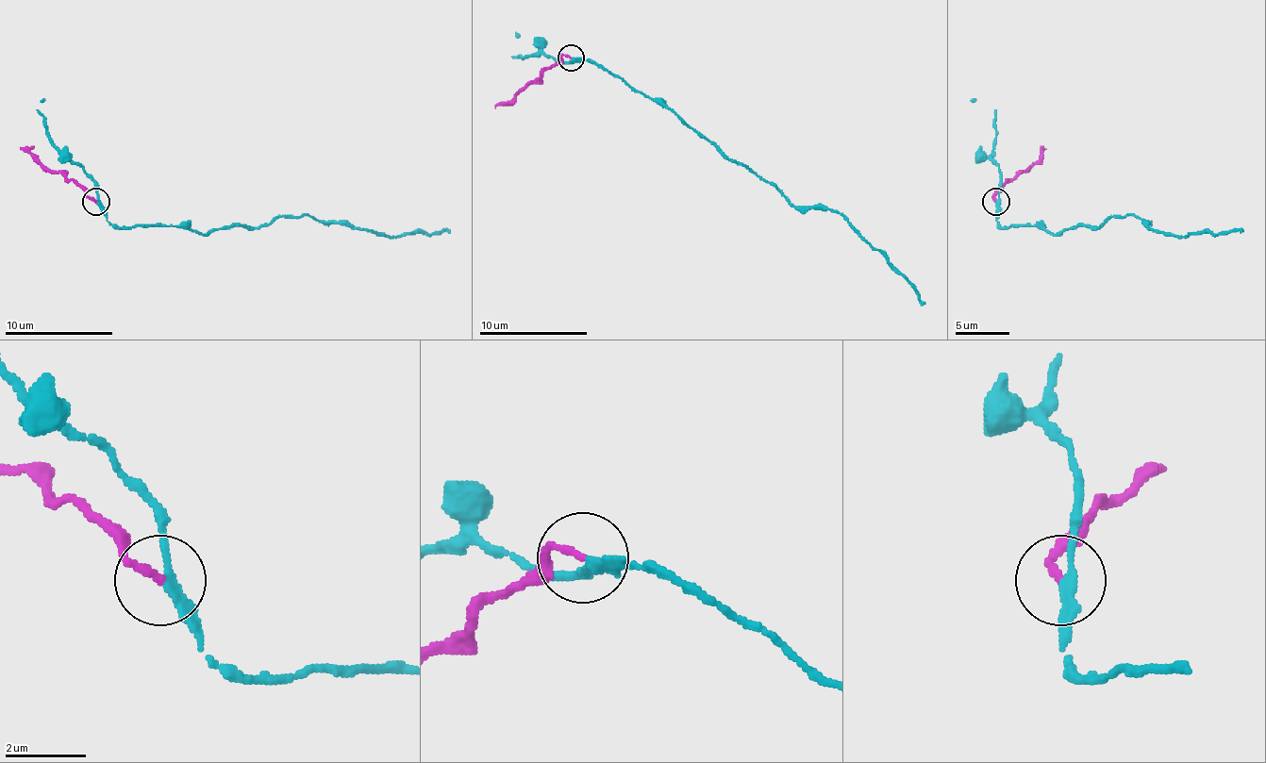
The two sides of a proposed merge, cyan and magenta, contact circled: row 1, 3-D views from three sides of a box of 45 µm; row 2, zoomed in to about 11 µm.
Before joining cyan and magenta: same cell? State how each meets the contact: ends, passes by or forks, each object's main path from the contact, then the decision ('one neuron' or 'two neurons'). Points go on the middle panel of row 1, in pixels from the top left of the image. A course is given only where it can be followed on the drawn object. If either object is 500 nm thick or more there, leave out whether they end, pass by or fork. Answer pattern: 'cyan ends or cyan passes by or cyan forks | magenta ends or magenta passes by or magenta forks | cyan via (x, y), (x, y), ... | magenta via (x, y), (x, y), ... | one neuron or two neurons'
cyan passes by | magenta ends | cyan via (573, 57), (603, 65), (659, 97), (794, 206), (838, 211), (907, 281), (922, 306) | magenta via (570, 57), (554, 62), (510, 100), (494, 106) | two neurons

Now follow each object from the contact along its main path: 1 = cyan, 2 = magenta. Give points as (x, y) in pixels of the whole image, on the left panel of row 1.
1: (98, 201), (106, 220), (127, 228), (184, 225), (211, 233), (308, 214), (319, 223), (400, 236), (446, 230)
2: (95, 201), (62, 174), (52, 174), (20, 147)

